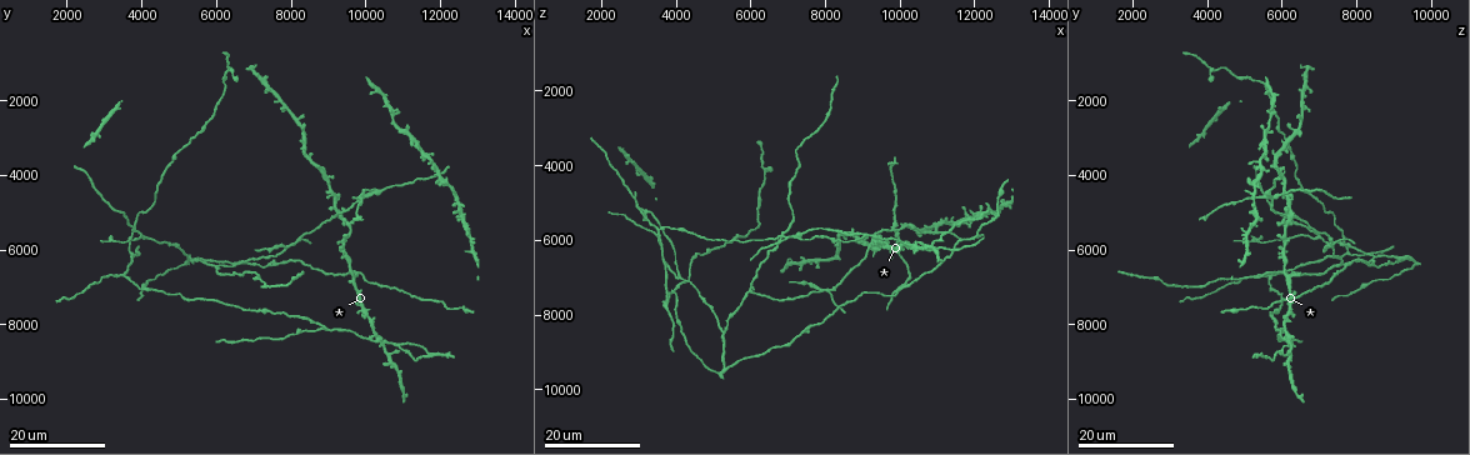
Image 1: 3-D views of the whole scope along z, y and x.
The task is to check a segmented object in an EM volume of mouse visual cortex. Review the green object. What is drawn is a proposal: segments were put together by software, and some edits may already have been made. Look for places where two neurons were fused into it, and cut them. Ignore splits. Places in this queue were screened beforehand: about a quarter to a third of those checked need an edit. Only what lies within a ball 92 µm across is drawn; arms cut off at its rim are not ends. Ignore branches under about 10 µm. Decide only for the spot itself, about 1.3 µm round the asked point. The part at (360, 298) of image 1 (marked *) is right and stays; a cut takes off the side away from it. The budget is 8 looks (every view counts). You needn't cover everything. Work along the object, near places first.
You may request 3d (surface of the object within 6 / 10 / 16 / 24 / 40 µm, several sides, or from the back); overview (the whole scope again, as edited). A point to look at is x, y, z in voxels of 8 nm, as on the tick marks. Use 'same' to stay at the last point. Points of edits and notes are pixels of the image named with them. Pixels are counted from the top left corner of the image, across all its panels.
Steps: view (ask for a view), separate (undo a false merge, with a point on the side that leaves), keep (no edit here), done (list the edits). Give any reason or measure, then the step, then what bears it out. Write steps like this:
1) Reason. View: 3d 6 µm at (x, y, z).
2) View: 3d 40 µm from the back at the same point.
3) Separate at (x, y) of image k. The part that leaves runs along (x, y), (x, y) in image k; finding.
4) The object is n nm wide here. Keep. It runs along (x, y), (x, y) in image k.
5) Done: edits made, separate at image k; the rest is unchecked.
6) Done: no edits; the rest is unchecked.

A fork. View: 3d 24 µm at (9000, 8200, 5900).

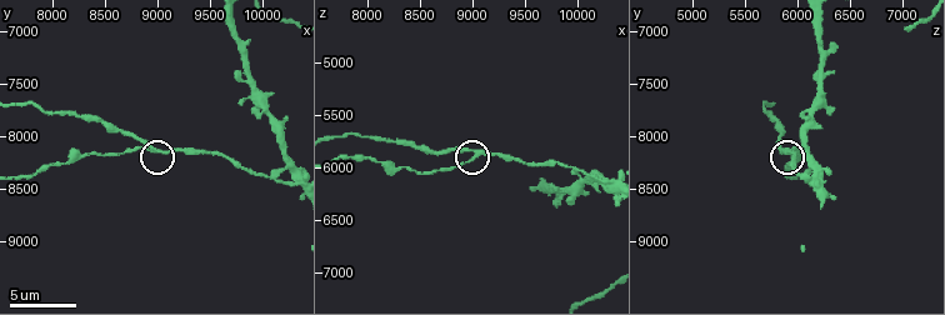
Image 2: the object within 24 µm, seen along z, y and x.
View: 3d 10 µm at (9040, 8140, 5860).

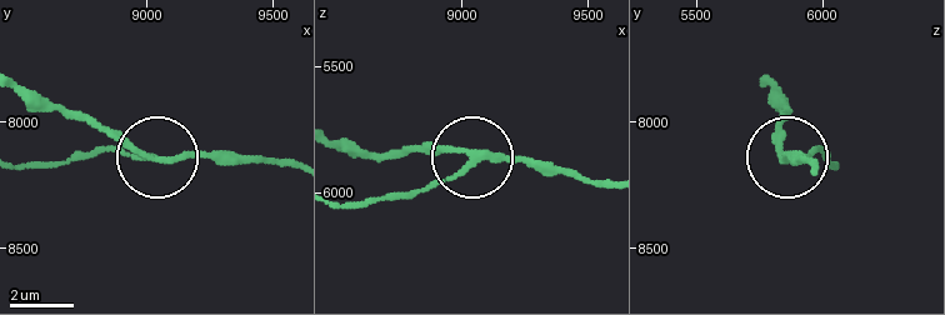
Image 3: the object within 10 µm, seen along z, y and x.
The object is 180 nm wide here. Separate at (115, 151) of image 3. The part that leaves runs along (151, 161), (81, 153), (25, 166) in image 3; a second neuron is stuck on.

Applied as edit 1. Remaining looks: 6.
Three arms meet. View: 3d 10 µm at (10120, 8400, 6080).

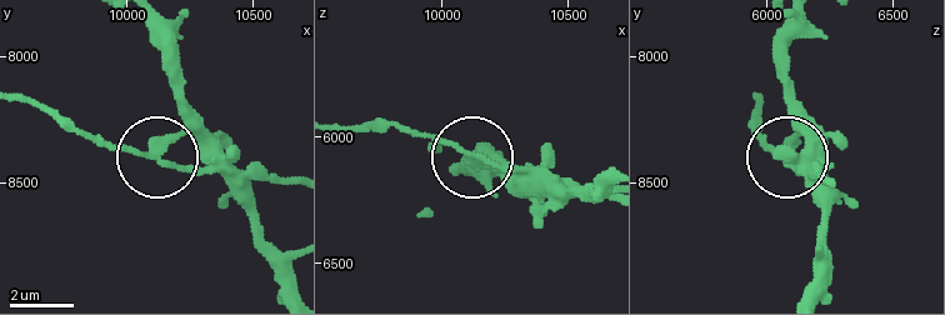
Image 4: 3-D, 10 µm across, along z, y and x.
3 arms meet here. Keep. All the same neuron.

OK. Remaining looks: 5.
Arms part here. View: 3d 24 µm at (5200, 6200, 8500).

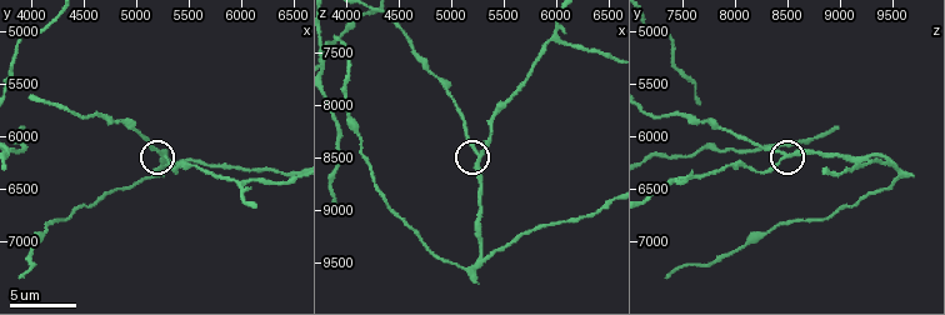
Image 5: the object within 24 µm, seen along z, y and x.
Zoom in. View: 3d 6 µm at (5260, 6180, 8480).

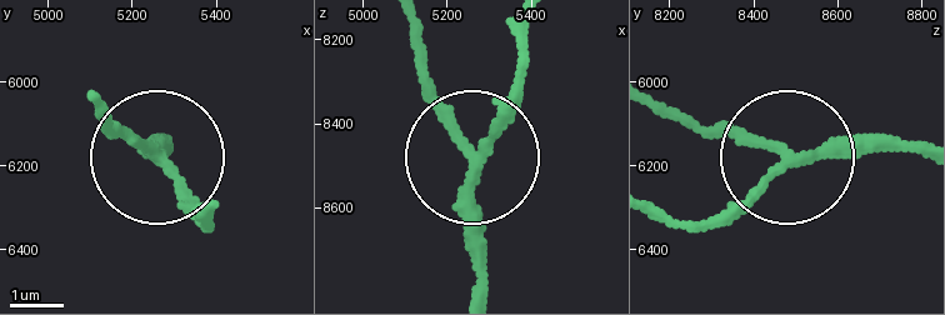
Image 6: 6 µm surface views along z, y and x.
The side arm is 71 µm long. Keep. It runs along (526, 29), (518, 96), (478, 141), (419, 48) in image 6; all the same neuron.

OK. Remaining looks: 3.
View: 3d 16 µm at (7400, 6400, 8400).

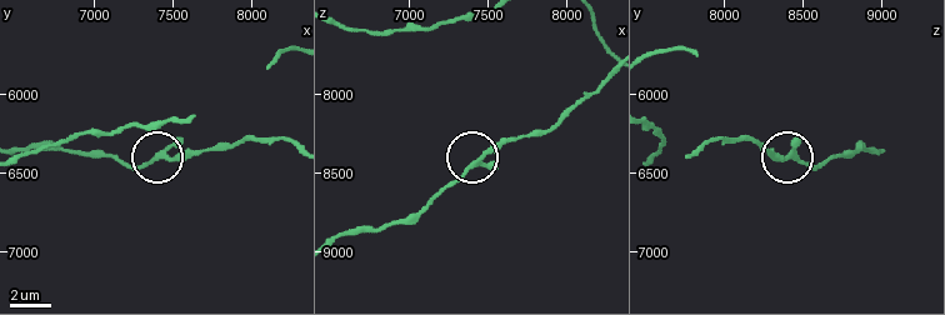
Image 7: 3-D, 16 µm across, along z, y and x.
View: 3d 6 µm at (7400, 6400, 8440).

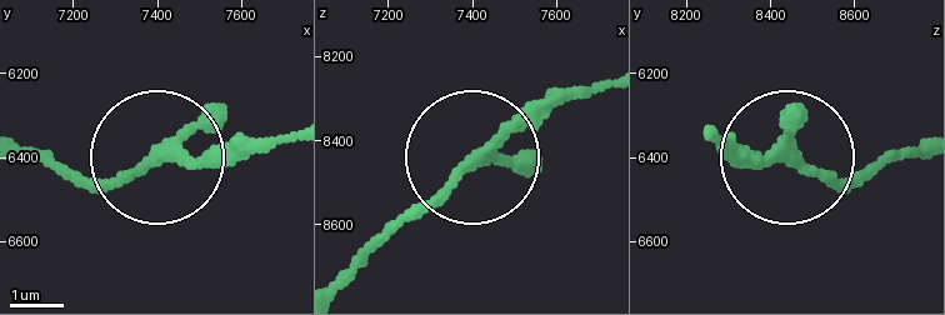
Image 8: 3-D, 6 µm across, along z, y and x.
The object is 190 nm wide here. Keep. It runs along (918, 146), (838, 183), (784, 155), (721, 155) in image 8; one neuron here.

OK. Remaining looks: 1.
Done: edits made, separate at image 3; the rest is unchecked.

